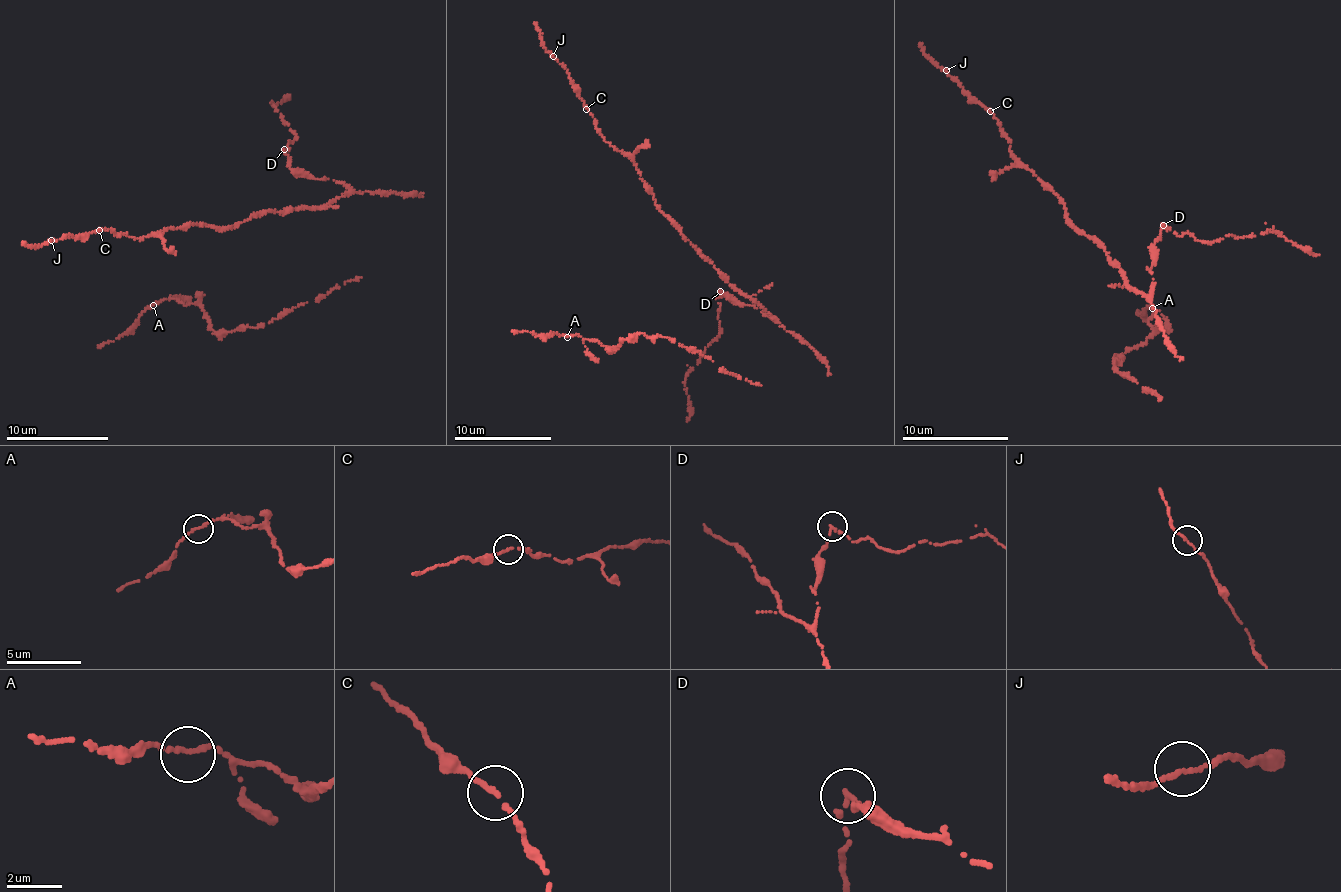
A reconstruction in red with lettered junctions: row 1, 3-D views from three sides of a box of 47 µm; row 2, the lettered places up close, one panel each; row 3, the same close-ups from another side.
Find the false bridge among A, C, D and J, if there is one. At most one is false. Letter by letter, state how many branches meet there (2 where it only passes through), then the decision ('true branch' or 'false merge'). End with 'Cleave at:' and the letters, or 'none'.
A: 2 branches meet; true branch
C: 2 branches meet; true branch
D: 2 branches meet; false merge
J: 2 branches meet; true branch
Cleave at: D

